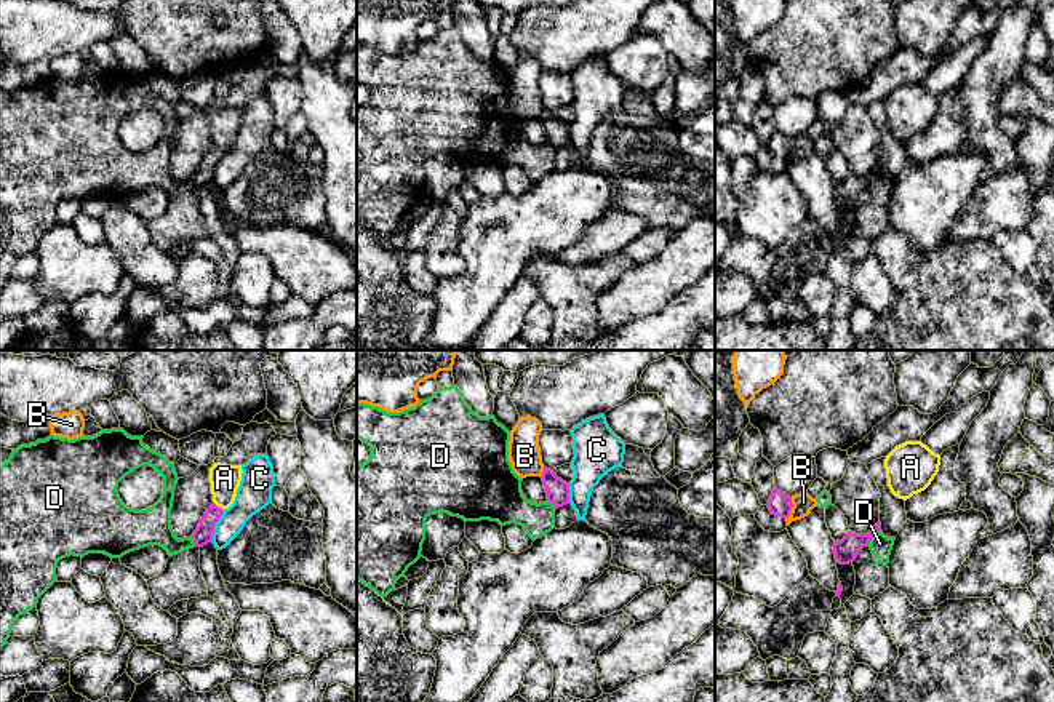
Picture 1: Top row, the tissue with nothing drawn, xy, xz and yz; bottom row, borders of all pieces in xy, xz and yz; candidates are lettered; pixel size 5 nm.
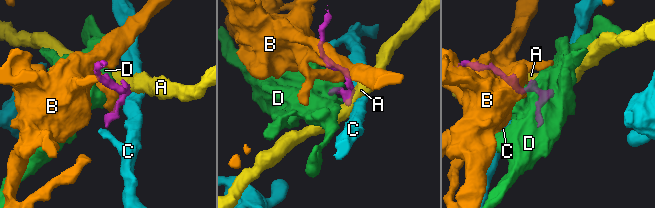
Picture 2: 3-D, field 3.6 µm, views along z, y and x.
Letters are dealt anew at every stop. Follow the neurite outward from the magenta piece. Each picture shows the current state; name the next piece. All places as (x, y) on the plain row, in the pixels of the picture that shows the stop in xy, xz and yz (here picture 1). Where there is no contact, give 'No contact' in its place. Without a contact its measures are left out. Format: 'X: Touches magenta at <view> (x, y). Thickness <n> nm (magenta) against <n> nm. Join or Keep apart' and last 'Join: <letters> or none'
A: Touches magenta at xy (219, 149). Thickness 90 nm (magenta) against 150 nm. Keep apart
B: Touches magenta at yz (790, 151). Thickness 120 nm (magenta) against 100 nm. Keep apart
C: Touches magenta at xy (215, 167). Thickness 90 nm (magenta) against 170 nm. Keep apart
D: Touches magenta at yz (872, 178). Thickness 120 nm (magenta) against 110 nm. Keep apart
Join: none

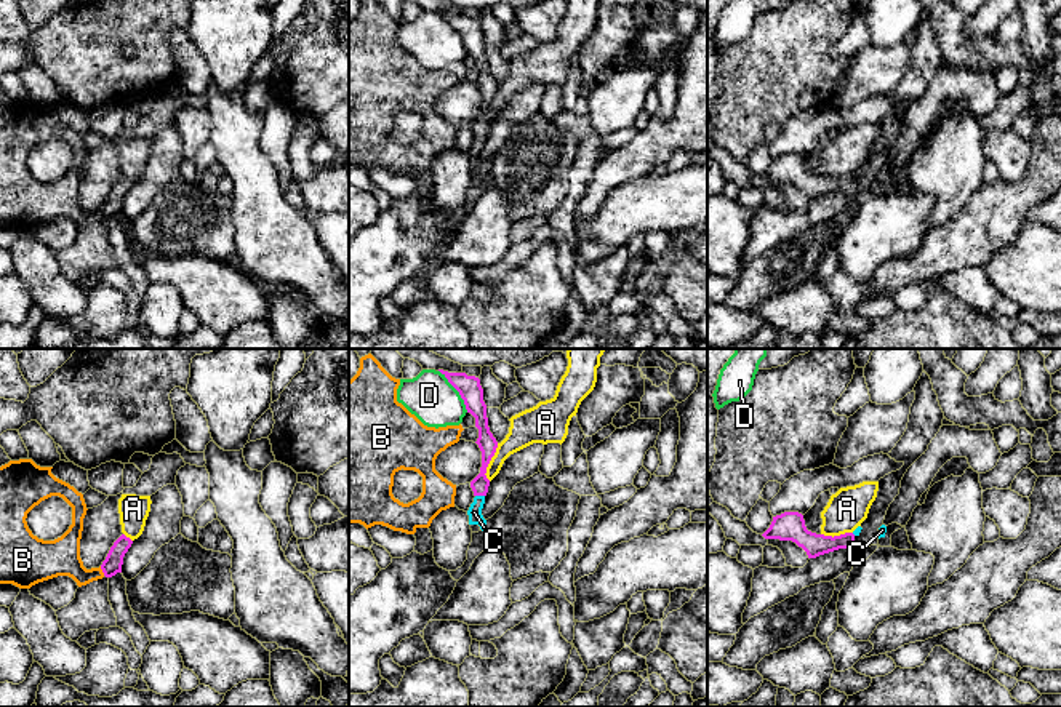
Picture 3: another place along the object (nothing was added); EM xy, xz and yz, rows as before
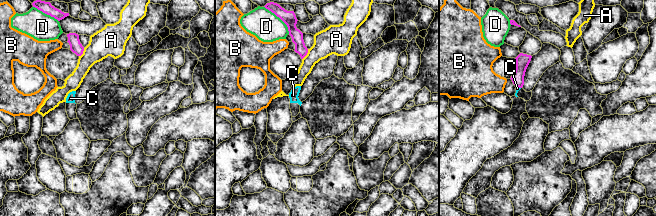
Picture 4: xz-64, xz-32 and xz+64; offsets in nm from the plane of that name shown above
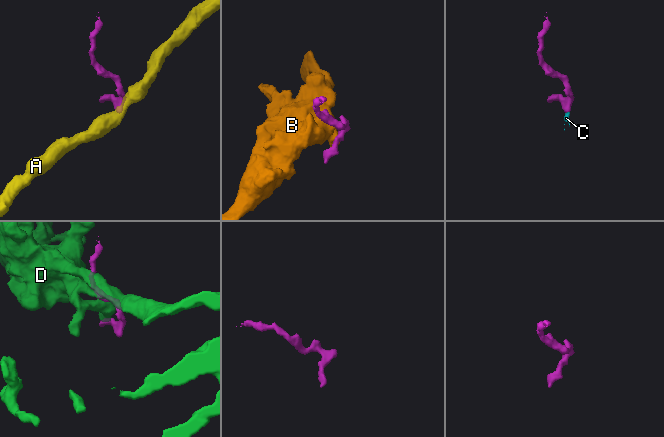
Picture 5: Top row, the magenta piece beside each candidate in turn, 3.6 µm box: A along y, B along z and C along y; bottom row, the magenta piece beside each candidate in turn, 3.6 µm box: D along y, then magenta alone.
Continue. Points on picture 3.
A: Touches magenta at xz (488, 104). Thickness 90 nm (magenta) against 160 nm. Keep apart
B: Touches magenta at xy (103, 213). Thickness 90 nm (magenta) against 190 nm. Keep apart
C: Touches magenta at xz (480, 136). Thickness 90 nm (magenta) against 70 nm. Join
D: Touches magenta at xz (456, 31). Thickness 120 nm (magenta) against 240 nm. Keep apart
Join: C

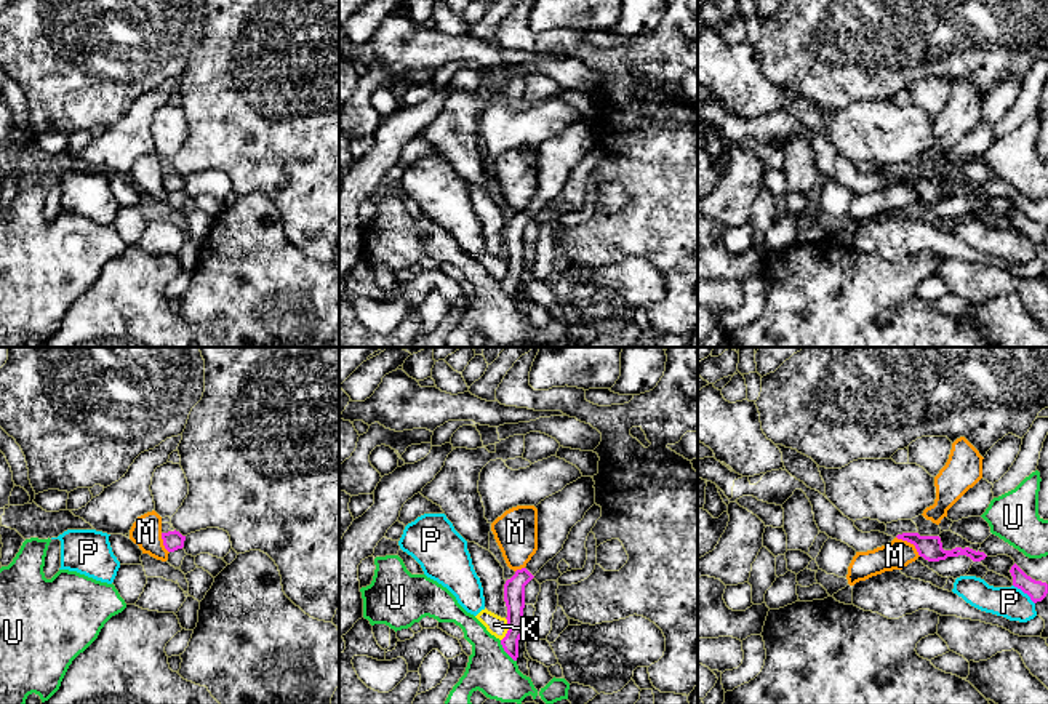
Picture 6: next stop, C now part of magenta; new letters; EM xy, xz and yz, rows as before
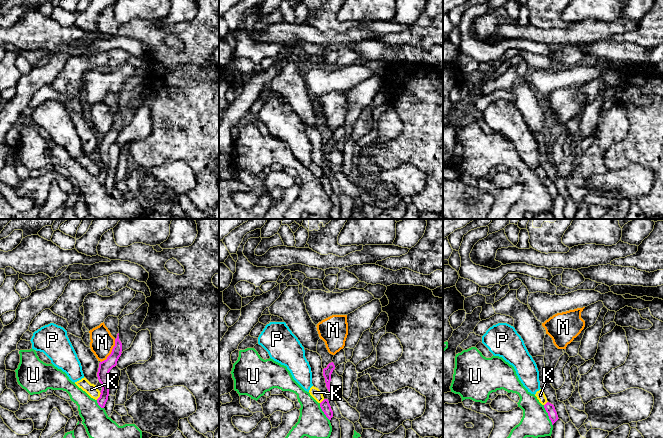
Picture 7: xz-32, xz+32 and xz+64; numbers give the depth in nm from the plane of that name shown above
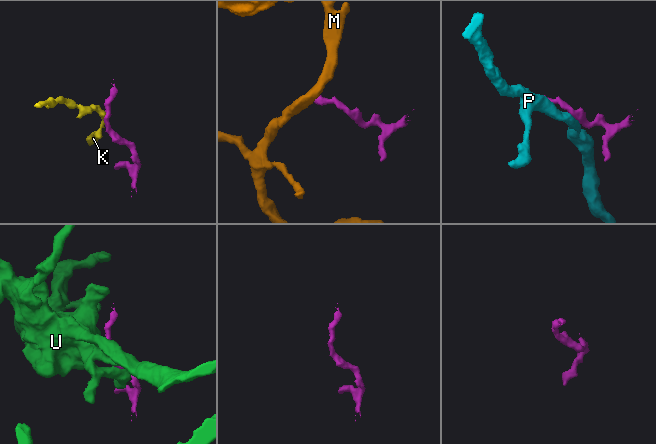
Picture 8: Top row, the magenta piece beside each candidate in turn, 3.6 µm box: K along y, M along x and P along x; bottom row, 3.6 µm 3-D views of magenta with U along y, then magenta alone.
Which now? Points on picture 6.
K: Touches magenta at xz (509, 271). Thickness 110 nm (magenta) against 100 nm. Keep apart
M: Touches magenta at yz (911, 184). Thickness 120 nm (magenta) against 140 nm. Keep apart
P: Touches magenta at yz (1024, 234). Thickness 100 nm (magenta) against 160 nm. Keep apart
U: Touches magenta at xz (506, 293). Thickness 90 nm (magenta) against 240 nm. Keep apart
Join: none

